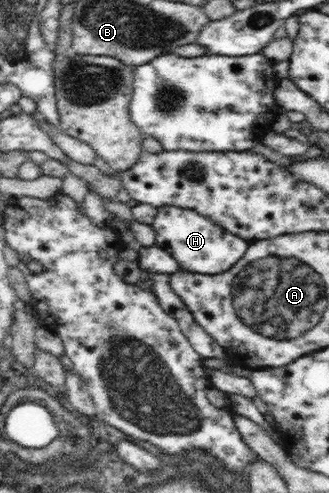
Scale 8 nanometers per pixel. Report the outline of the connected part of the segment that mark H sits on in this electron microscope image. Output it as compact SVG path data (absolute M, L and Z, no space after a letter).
M159 207L151 227L157 236L155 245L167 250L179 262L179 269L200 274L213 275L231 269L251 244L216 225L208 217L182 207Z

